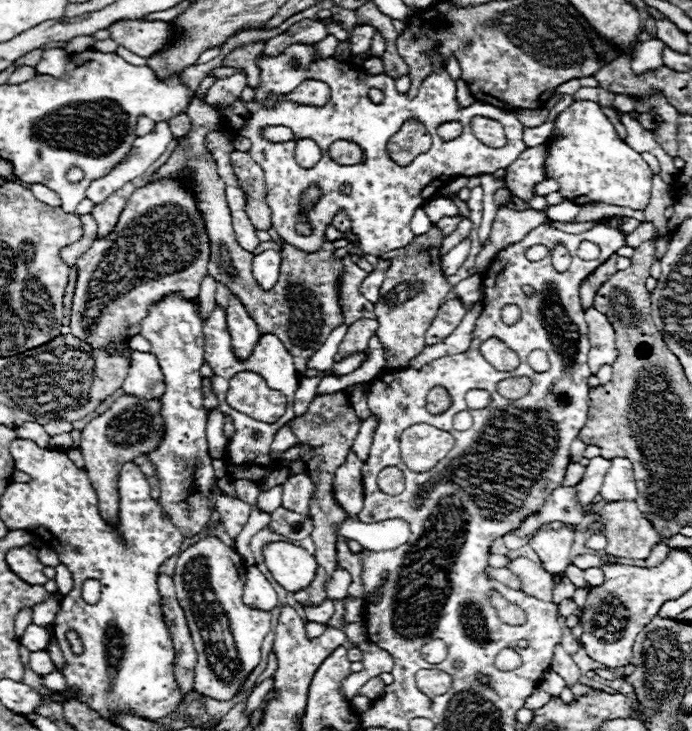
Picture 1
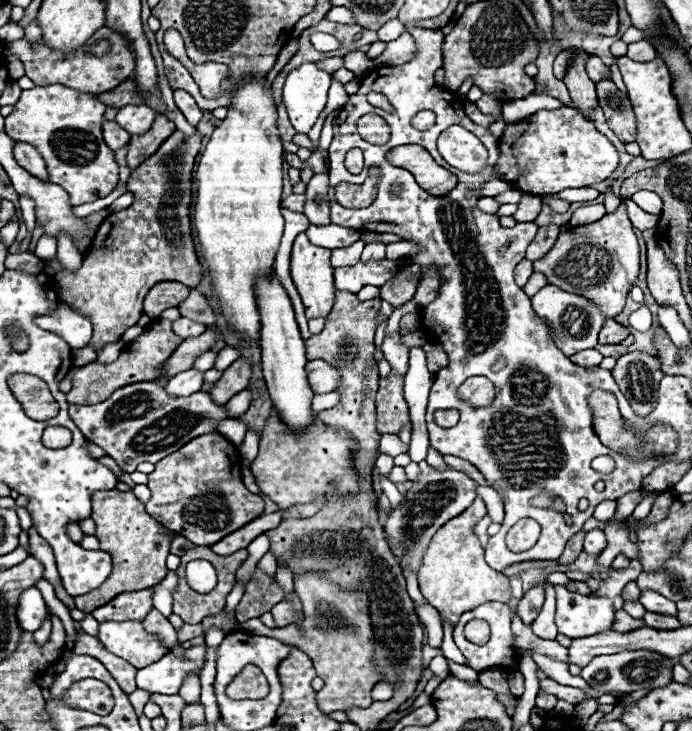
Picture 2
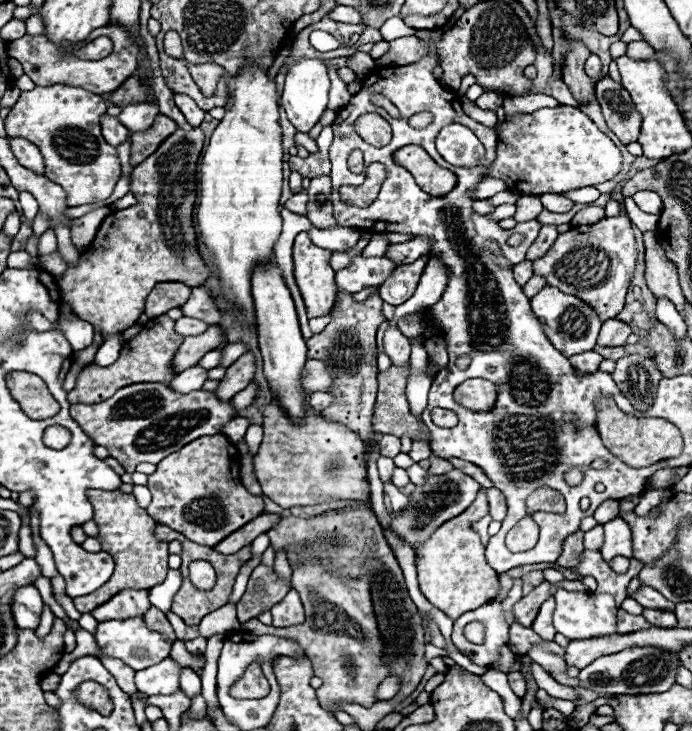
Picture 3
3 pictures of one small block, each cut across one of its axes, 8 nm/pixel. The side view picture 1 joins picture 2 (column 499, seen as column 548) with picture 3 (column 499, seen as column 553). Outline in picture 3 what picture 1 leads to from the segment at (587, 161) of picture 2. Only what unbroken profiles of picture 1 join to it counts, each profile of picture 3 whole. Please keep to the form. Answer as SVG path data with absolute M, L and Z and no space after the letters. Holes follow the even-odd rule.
M542 108L504 120L498 134L496 160L488 166L492 178L504 180L518 194L562 194L612 180L622 168L622 154L614 142L578 108Z

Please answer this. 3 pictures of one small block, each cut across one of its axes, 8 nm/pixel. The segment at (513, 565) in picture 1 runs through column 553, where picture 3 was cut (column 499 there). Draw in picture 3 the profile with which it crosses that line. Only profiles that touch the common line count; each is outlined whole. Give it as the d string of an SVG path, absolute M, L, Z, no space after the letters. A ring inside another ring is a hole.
M482 492L464 514L444 522L430 538L428 544L422 544L418 550L418 582L420 592L428 598L432 606L442 610L448 618L458 620L464 612L496 600L500 594L500 574L488 566L484 560L484 546L480 544L478 534L472 530L472 522L488 514L488 502Z

